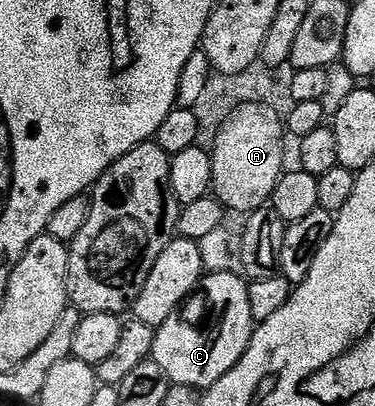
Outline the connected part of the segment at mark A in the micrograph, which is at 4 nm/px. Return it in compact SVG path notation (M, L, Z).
M256 107L237 110L235 116L223 124L218 136L212 193L226 211L233 213L234 210L237 214L248 216L272 199L275 184L286 169L285 146L281 143L286 134L286 128L278 128L276 119L268 110Z

